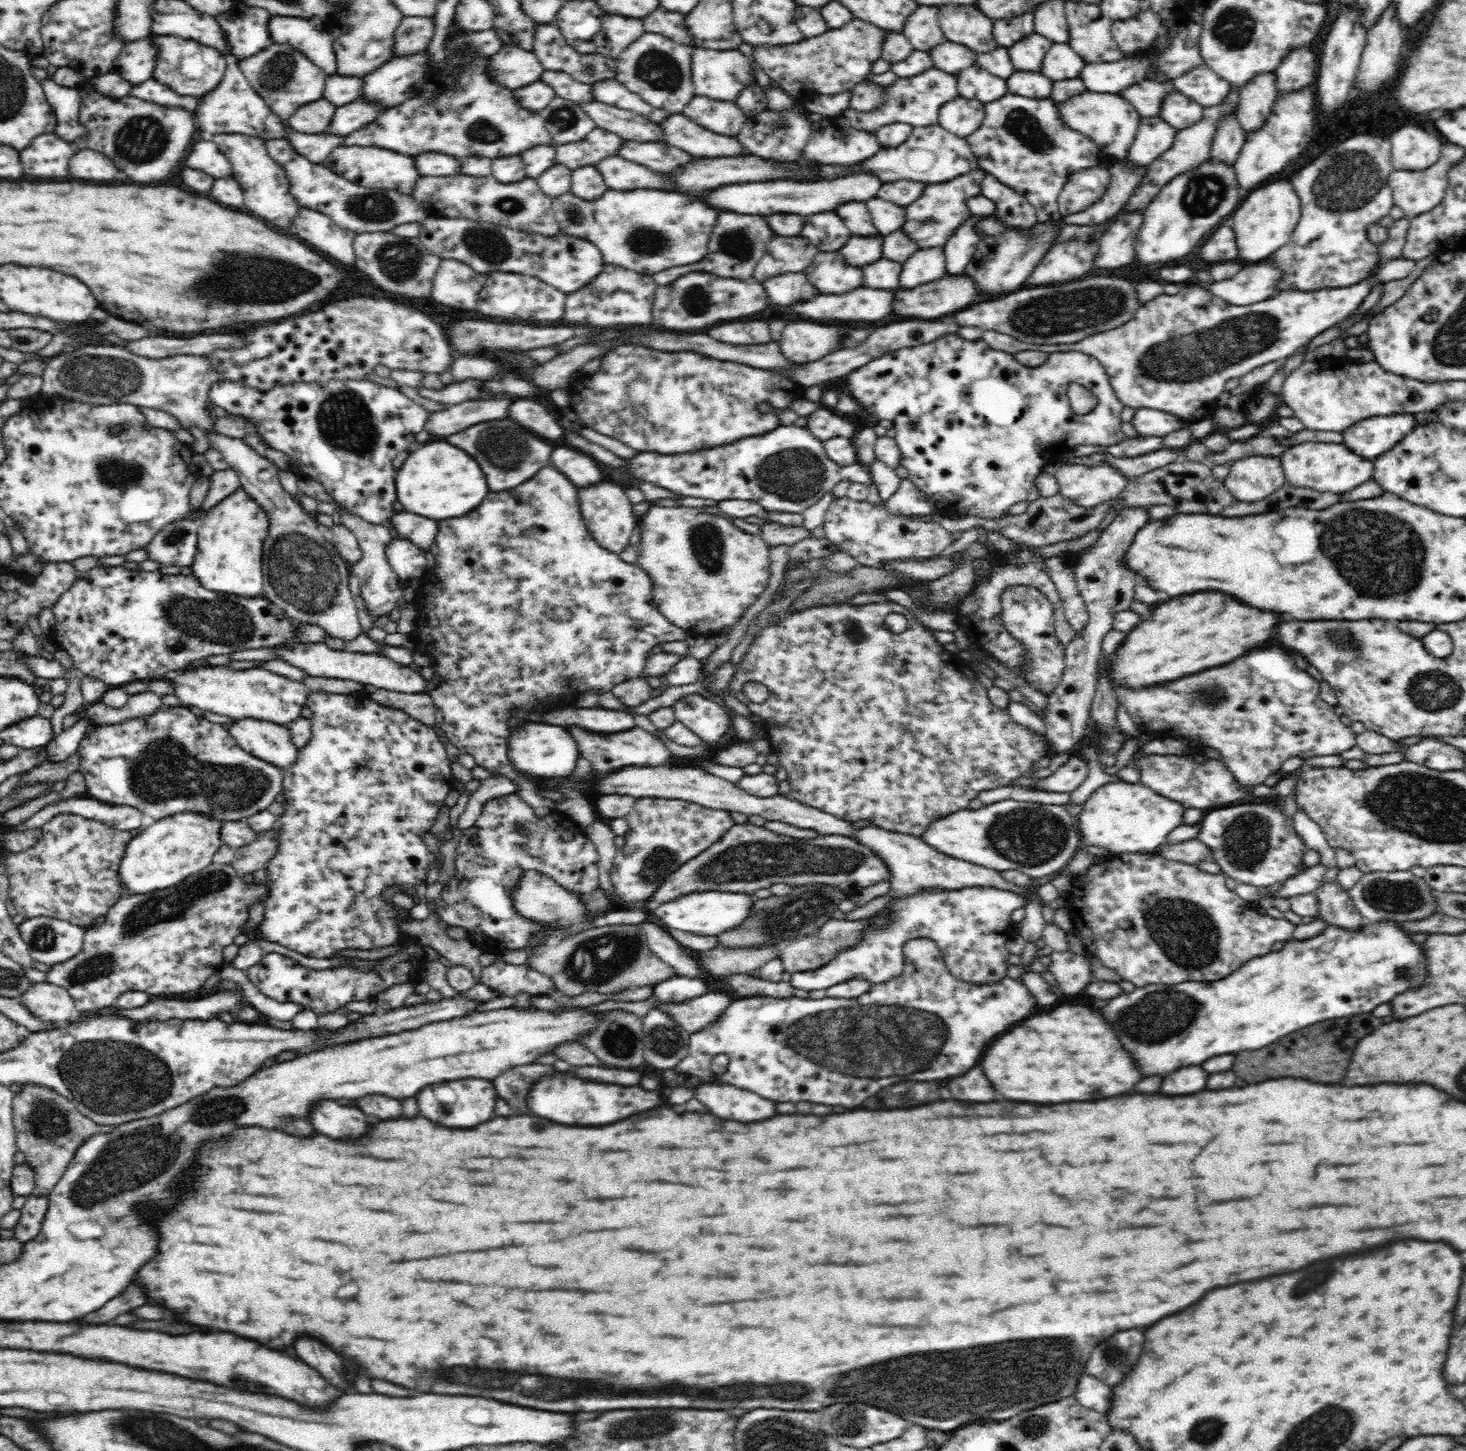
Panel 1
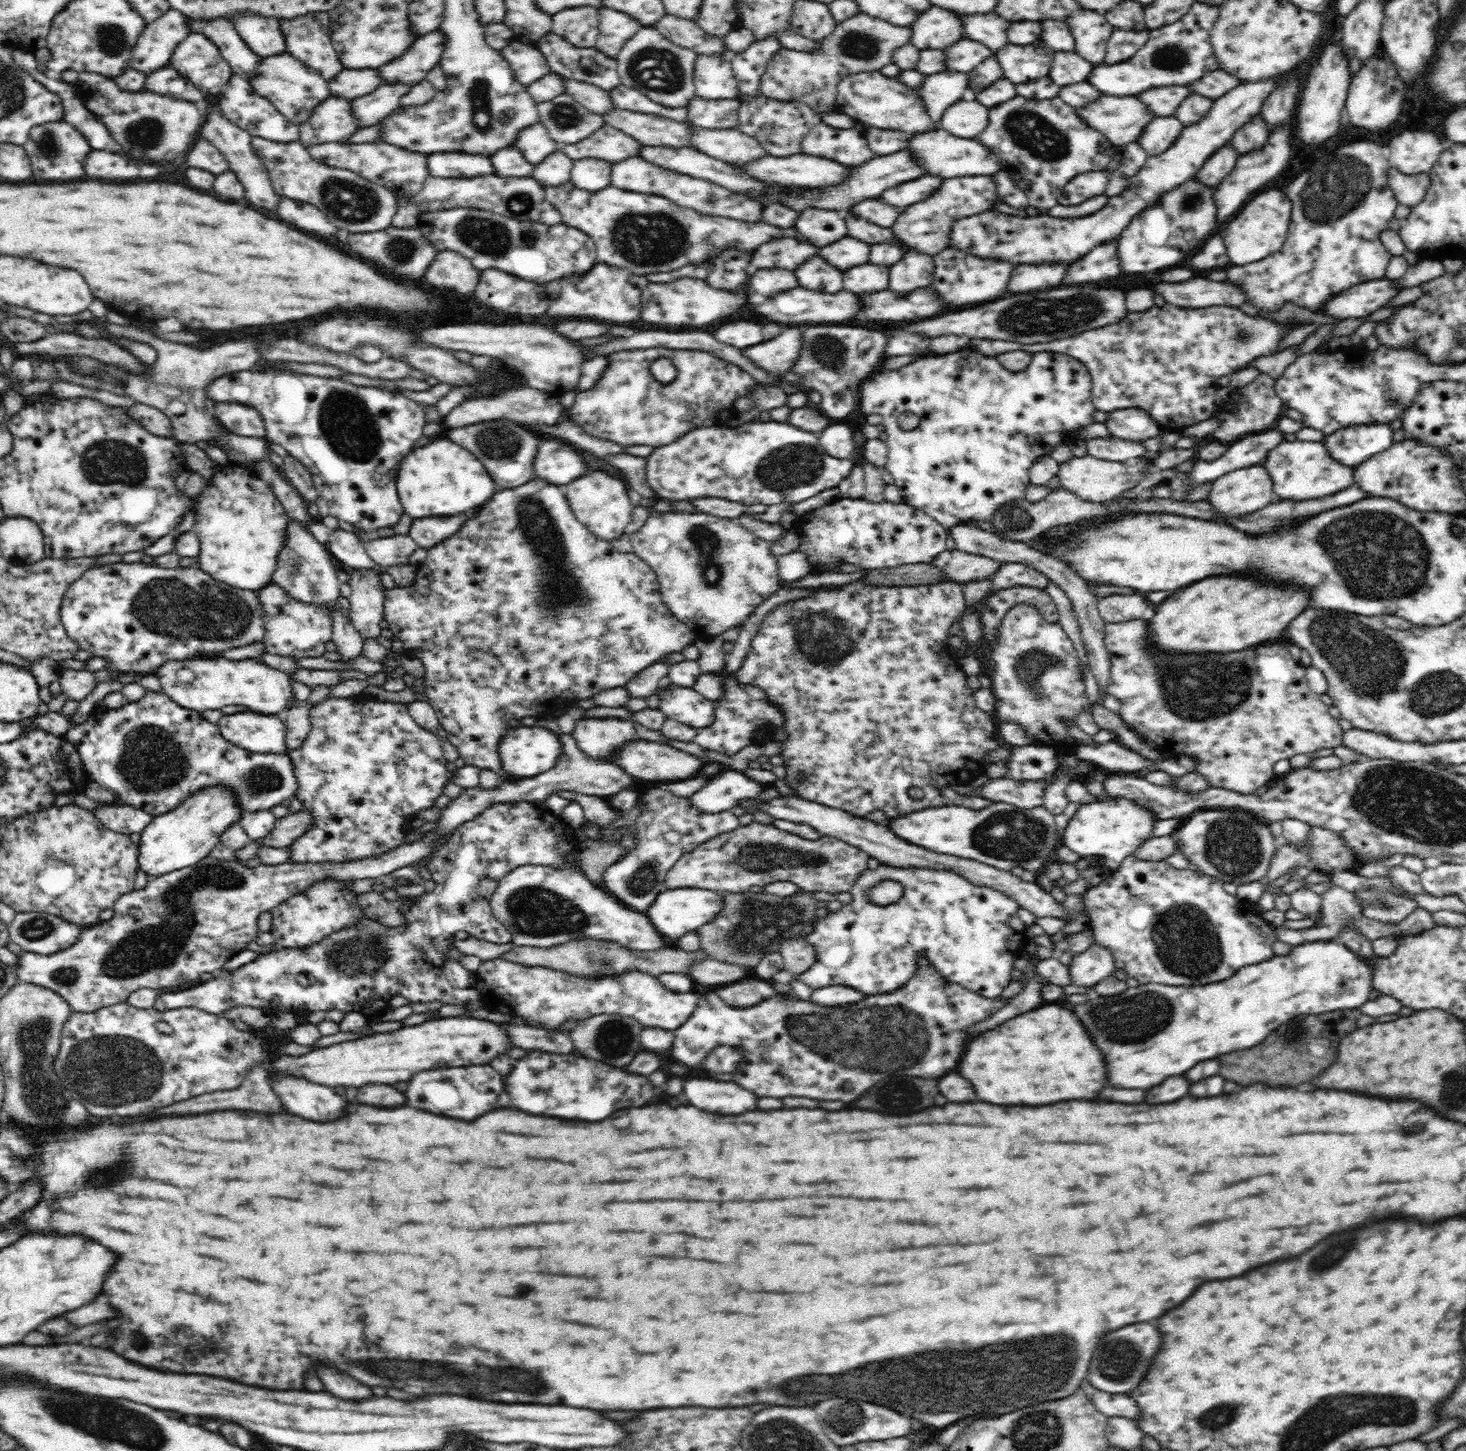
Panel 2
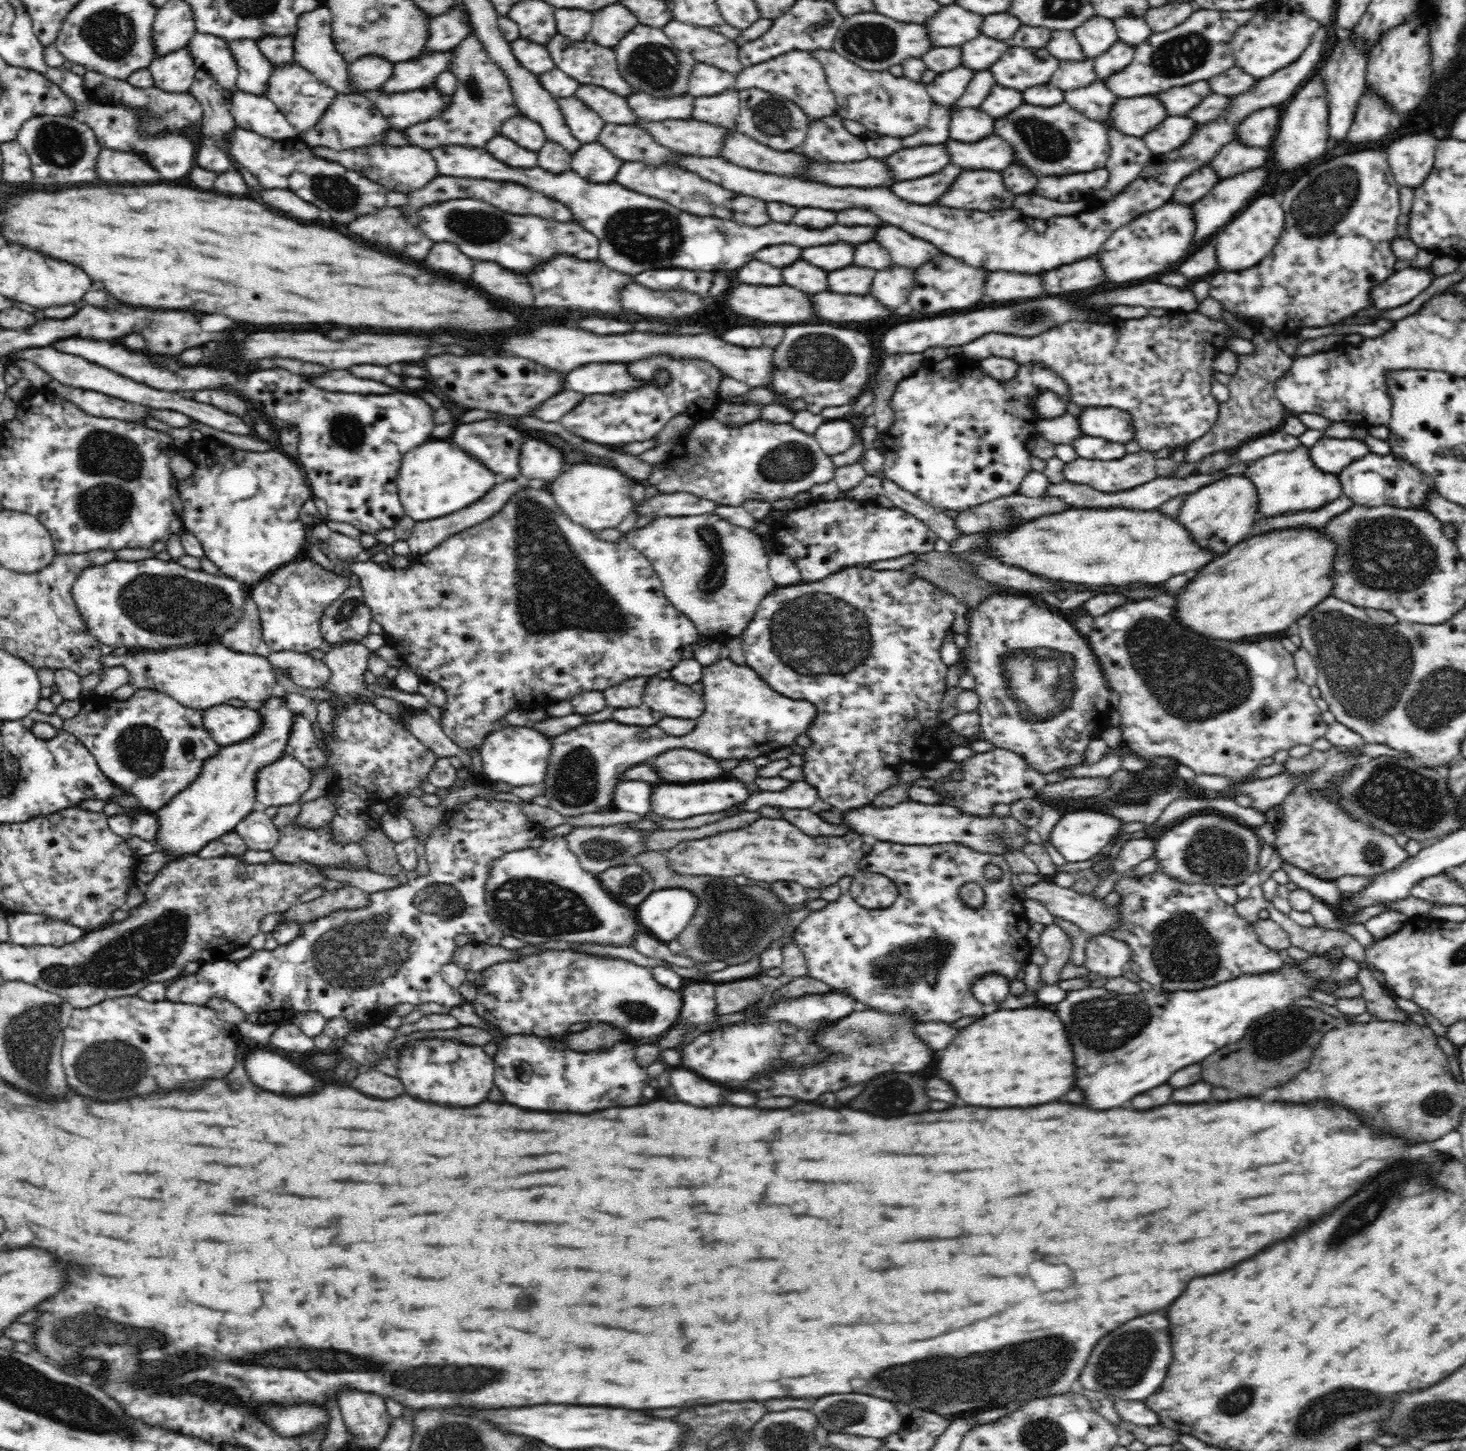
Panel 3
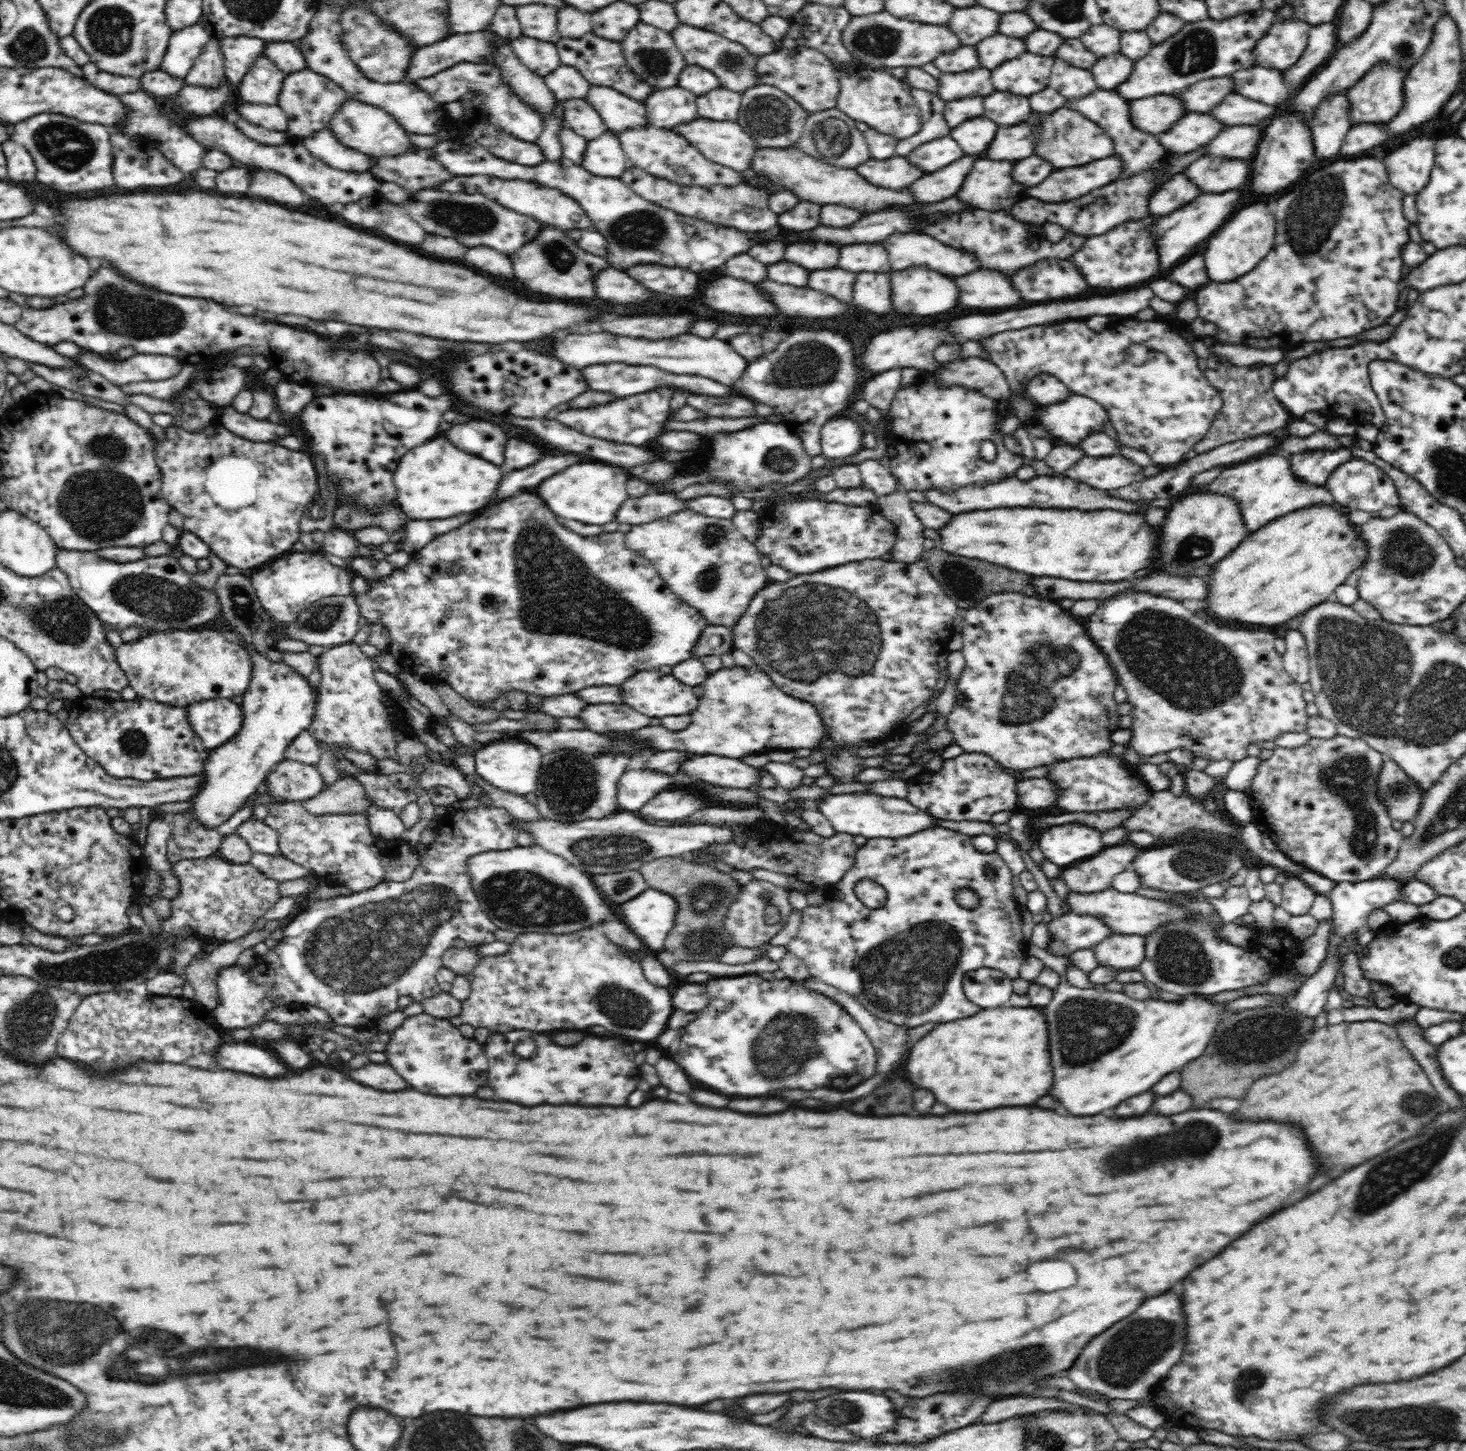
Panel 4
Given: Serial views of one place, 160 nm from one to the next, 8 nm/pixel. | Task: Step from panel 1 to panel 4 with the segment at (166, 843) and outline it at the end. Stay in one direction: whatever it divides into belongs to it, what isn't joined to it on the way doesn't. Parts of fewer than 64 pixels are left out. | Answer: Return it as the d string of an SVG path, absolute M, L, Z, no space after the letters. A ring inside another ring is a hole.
M247 649L253 662L253 673L250 688L243 694L242 711L244 711L243 729L231 738L227 743L215 749L209 750L208 758L204 763L204 780L200 782L200 788L196 794L190 796L190 808L182 813L188 813L188 817L204 829L216 830L226 820L230 819L238 810L253 798L268 773L285 758L285 752L291 742L306 730L313 721L316 707L316 692L308 685L308 681L302 675L296 673L286 663L276 663L266 659L262 654Z

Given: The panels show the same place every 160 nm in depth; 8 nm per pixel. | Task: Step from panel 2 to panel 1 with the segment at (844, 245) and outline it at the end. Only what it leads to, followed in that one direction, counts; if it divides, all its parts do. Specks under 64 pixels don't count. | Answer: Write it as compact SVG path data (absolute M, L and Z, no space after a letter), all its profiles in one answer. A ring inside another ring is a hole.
M852 236L838 252L852 266L866 266L883 257L882 244L882 236Z

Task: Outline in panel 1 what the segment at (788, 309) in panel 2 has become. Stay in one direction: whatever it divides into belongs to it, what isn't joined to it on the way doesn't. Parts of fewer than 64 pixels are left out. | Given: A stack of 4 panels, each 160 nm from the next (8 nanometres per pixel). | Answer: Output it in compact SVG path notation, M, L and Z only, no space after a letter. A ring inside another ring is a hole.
M856 288L842 296L818 296L804 304L790 306L792 314L810 320L862 320L874 322L892 314L894 292L892 290L874 290L874 288Z

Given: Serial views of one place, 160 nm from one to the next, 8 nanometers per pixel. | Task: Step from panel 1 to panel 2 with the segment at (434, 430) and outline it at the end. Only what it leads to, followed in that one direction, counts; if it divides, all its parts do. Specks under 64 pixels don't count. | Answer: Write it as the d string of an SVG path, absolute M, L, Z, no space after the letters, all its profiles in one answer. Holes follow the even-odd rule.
M524 386L506 390L494 396L476 396L466 399L441 418L441 425L445 431L492 420L509 420L526 427L532 425L553 426L562 420L565 412L566 409L558 401L558 394Z

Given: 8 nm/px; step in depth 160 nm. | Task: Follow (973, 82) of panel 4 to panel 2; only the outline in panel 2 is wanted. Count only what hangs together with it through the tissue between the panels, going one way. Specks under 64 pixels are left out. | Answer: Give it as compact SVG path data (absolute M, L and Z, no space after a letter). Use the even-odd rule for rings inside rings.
M946 70L925 75L922 84L912 87L912 89L920 97L928 117L938 126L938 122L948 106L969 96L968 92L964 92L964 90L969 90L969 86L969 73Z

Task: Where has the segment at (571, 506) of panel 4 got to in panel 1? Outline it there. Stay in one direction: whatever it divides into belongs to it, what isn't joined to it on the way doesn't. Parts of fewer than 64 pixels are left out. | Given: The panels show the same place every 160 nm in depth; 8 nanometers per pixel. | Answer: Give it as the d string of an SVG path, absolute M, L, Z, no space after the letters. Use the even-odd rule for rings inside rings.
M600 482L580 490L581 513L591 536L600 547L614 554L620 554L629 545L630 536L638 524L638 518L632 510L632 504L618 484Z

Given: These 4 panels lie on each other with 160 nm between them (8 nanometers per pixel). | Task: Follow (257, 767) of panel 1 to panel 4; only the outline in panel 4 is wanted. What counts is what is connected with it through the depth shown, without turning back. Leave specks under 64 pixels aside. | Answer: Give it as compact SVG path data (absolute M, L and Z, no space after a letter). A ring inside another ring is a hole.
M82 695L65 722L76 744L110 776L150 782L200 775L209 751L192 728L187 708L137 696L132 701ZM284 759L268 773L264 780L266 794L272 797L272 802L314 802L317 794L324 790L324 779L315 766L303 762Z

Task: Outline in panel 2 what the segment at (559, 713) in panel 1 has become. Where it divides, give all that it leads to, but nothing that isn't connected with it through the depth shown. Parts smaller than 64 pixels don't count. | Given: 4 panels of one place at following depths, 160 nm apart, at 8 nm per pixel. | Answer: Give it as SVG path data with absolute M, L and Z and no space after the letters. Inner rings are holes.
M588 718L578 720L575 724L574 738L578 748L588 756L606 761L620 746L634 738L650 742L666 742L660 732L652 732L638 722L620 718Z

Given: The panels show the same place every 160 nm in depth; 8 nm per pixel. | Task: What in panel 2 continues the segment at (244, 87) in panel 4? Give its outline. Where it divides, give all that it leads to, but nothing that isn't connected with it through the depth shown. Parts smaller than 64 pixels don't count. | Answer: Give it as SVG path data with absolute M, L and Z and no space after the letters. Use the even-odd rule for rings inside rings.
M186 16L185 19L190 33L206 35L219 48L221 55L231 66L233 74L240 74L242 78L250 80L256 72L260 57L244 43L244 39L236 33L230 20L224 18L194 20Z

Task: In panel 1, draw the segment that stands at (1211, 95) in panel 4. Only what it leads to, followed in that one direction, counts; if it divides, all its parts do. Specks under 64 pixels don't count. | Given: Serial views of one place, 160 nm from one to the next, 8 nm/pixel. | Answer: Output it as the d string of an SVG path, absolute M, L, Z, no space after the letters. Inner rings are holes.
M1144 80L1136 86L1126 88L1120 92L1122 98L1126 98L1138 112L1140 116L1156 116L1160 112L1160 104L1168 92L1174 91L1175 88L1170 83L1160 84L1152 80Z

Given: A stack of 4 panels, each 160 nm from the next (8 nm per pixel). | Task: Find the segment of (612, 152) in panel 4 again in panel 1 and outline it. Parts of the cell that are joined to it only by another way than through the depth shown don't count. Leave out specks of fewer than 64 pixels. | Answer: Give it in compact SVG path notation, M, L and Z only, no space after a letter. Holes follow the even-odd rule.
M594 165L580 167L571 174L571 193L584 201L595 201L608 189Z

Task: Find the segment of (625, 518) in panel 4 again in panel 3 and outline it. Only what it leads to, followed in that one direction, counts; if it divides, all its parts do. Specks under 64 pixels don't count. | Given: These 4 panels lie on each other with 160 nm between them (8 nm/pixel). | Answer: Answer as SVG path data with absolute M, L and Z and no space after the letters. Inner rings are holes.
M689 493L662 494L642 501L637 509L644 516L714 515L718 503Z

